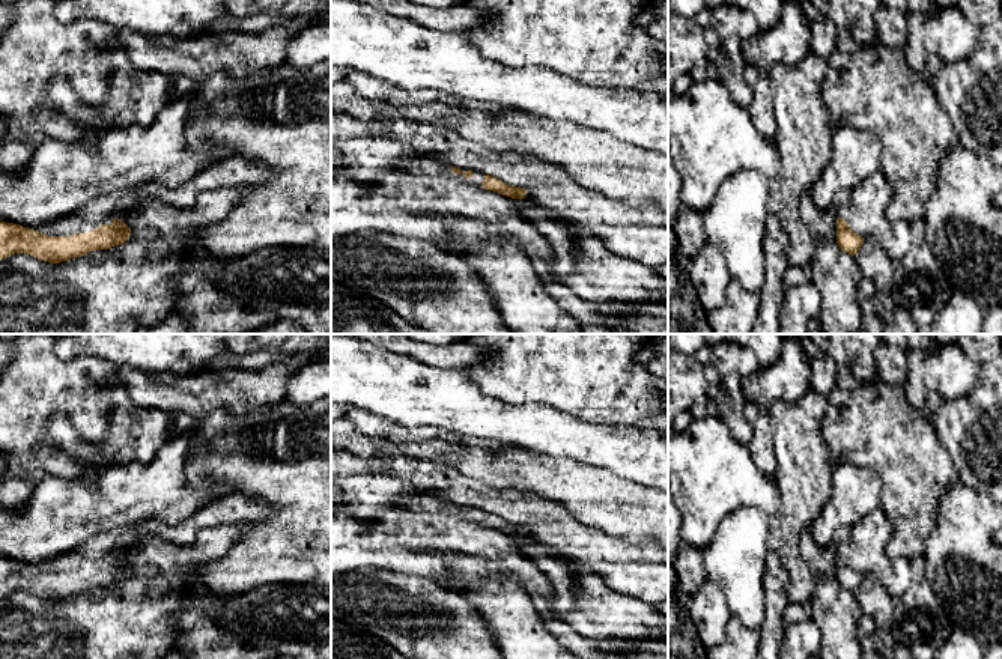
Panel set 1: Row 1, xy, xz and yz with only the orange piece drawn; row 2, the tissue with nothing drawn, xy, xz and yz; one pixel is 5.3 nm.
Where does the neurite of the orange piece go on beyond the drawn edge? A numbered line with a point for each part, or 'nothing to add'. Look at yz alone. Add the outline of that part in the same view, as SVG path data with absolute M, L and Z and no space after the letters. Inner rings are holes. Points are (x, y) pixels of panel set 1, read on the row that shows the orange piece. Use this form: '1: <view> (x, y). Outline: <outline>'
1: yz (841, 200). Outline: M841 190L833 196L832 209L835 211L837 218L843 218L844 221L850 220L852 214L852 191Z

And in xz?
1: xz (419, 166). Outline: M418 156L414 159L405 159L397 162L399 170L406 170L414 175L426 175L427 178L450 178L450 179L457 179L465 184L472 184L477 187L481 187L481 182L484 179L484 175L480 172L472 172L472 176L466 179L463 175L456 175L451 172L451 166L445 164L438 159L430 159L426 156Z

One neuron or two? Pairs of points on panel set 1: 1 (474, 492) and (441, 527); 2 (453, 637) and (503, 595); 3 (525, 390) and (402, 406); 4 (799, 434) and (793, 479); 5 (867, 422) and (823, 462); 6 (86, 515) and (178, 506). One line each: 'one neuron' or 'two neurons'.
1: two neurons
2: two neurons
3: two neurons
4: one neuron
5: two neurons
6: one neuron

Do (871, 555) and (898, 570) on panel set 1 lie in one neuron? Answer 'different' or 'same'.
same

